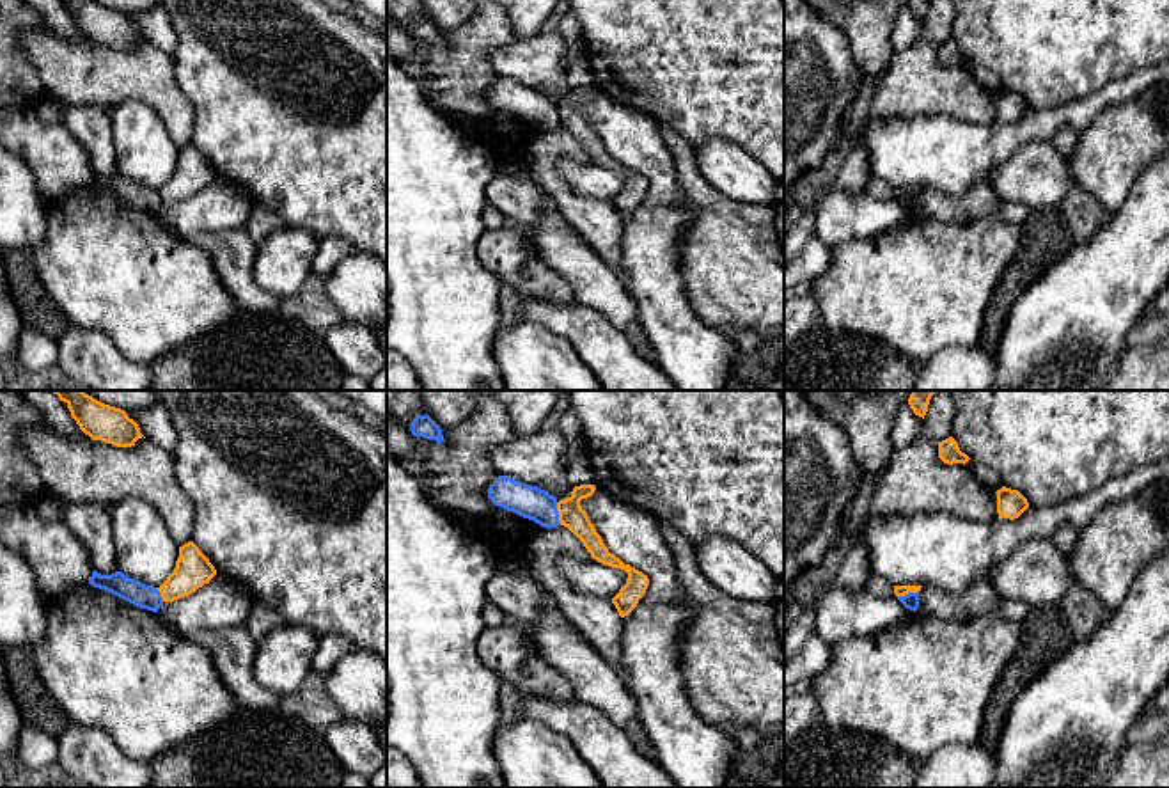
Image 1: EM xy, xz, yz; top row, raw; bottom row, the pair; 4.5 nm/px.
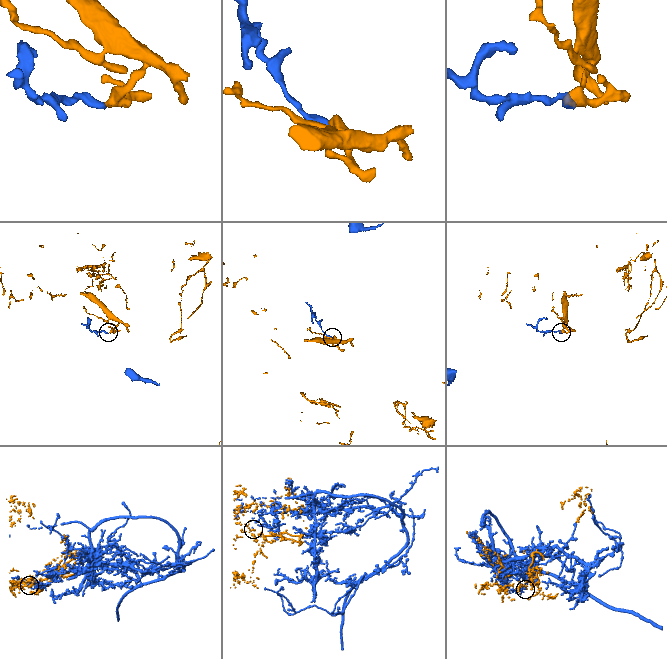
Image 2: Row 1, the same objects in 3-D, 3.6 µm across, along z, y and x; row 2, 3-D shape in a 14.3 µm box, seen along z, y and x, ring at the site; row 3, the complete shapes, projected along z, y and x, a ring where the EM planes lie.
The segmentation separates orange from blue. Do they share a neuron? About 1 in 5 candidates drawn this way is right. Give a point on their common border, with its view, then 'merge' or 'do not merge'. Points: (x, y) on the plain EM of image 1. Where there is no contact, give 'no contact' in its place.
xz (559, 116) | do not merge

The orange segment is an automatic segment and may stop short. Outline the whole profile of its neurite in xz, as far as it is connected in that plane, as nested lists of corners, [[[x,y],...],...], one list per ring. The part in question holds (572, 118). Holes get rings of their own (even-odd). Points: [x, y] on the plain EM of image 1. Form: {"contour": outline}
{"contour": [[[594,87],[575,89],[571,98],[557,105],[559,124],[568,130],[587,151],[592,162],[601,167],[621,170],[628,176],[626,186],[612,201],[621,220],[628,218],[644,199],[649,181],[642,174],[624,167],[619,160],[608,154],[601,138],[596,135],[587,115],[582,112],[580,103],[594,96]]]}

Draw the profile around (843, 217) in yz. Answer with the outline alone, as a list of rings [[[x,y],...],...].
[[[834,190],[820,202],[814,236],[830,248],[880,236],[912,217],[914,213],[906,211],[896,197],[878,199],[866,190]]]

